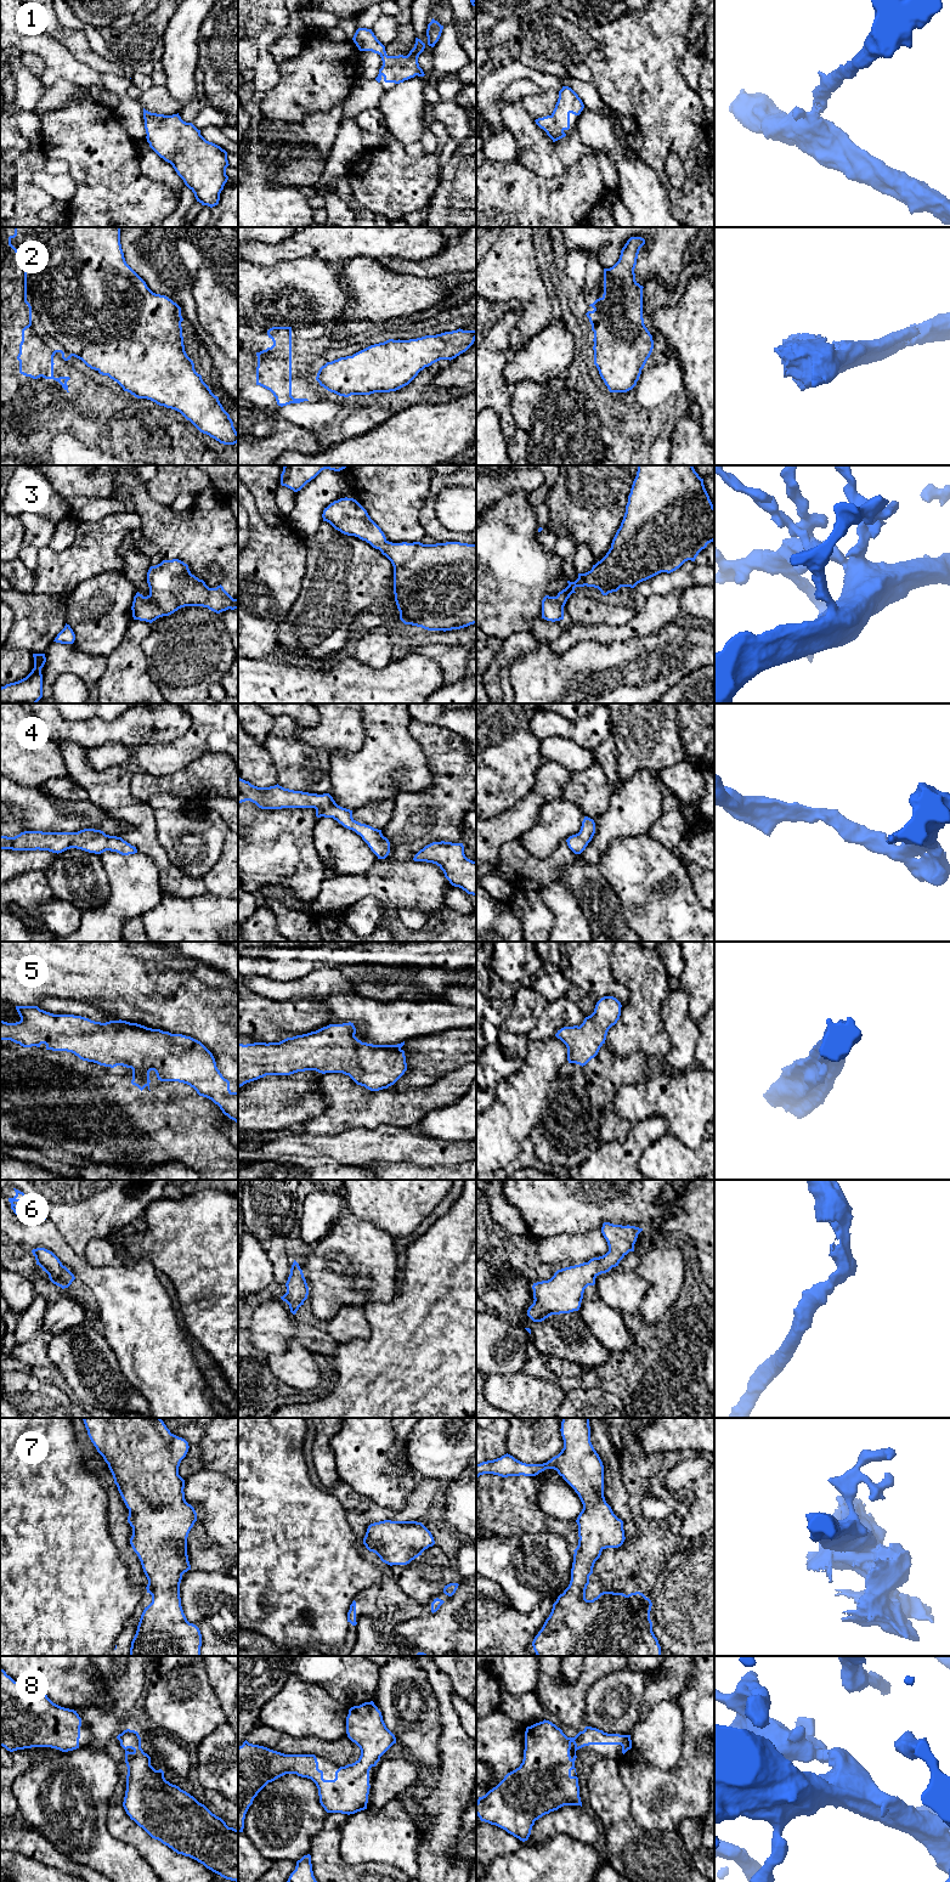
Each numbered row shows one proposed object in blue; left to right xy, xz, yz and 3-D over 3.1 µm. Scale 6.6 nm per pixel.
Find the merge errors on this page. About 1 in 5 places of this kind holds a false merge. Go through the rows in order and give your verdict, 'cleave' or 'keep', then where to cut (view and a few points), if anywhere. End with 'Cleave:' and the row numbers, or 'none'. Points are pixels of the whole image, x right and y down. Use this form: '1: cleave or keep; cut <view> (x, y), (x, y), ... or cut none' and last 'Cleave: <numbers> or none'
1: keep; cut none
2: keep; cut none
3: keep; cut none
4: keep; cut none
5: keep; cut none
6: keep; cut none
7: keep; cut none
8: keep; cut none
Cleave: none

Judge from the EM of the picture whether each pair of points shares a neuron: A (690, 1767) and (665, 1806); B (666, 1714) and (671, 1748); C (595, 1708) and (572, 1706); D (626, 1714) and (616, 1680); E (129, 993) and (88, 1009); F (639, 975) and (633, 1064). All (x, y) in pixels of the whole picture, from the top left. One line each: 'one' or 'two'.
A: one
B: one
C: two
D: one
E: two
F: two

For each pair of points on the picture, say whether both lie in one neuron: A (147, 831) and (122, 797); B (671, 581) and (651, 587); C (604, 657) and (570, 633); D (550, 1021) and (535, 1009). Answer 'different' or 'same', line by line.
A: same
B: same
C: different
D: different

